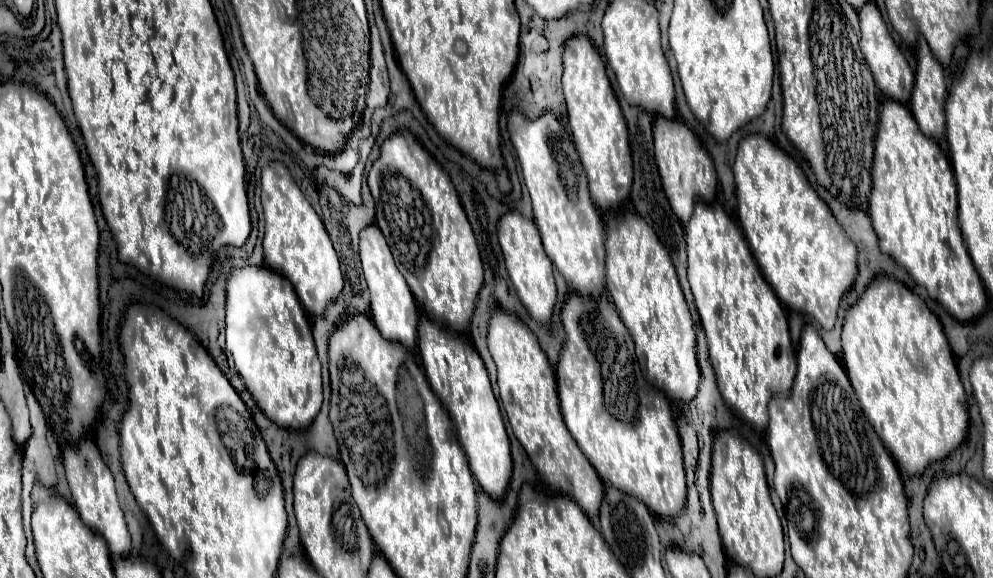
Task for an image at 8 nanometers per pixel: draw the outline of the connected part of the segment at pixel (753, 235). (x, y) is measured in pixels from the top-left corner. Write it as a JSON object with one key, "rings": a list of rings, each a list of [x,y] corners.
{"rings":[[[750,134],[740,142],[734,162],[734,178],[738,220],[766,282],[774,288],[782,304],[796,312],[810,314],[820,322],[824,330],[832,330],[836,324],[840,298],[856,280],[856,246],[846,236],[828,204],[810,186],[798,162],[774,146],[766,134]]]}

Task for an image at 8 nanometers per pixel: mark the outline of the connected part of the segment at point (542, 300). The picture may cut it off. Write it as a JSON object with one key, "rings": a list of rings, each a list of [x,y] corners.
{"rings":[[[508,212],[498,222],[498,242],[506,260],[506,270],[520,296],[520,302],[528,308],[530,316],[542,324],[548,324],[556,304],[556,286],[552,276],[552,262],[544,252],[542,238],[534,220],[526,220],[520,212]]]}

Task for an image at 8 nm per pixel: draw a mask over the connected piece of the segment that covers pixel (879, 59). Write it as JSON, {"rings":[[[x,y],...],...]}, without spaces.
{"rings":[[[868,2],[866,6],[862,6],[858,10],[858,18],[860,18],[860,28],[862,28],[862,38],[860,38],[860,48],[862,48],[862,54],[866,58],[866,64],[874,76],[874,82],[876,86],[886,94],[890,96],[892,100],[898,100],[898,102],[904,102],[908,104],[910,100],[910,92],[912,92],[912,86],[914,86],[914,72],[910,70],[904,54],[900,52],[898,44],[894,42],[890,30],[886,28],[886,22],[878,10],[878,6],[874,2]]]}

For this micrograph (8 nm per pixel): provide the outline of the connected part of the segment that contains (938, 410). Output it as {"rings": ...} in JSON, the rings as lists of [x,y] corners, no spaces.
{"rings":[[[880,274],[880,278],[870,282],[868,290],[846,312],[842,348],[848,378],[866,418],[874,426],[886,450],[896,458],[896,464],[910,476],[922,474],[930,462],[946,458],[962,444],[968,426],[968,412],[954,354],[938,318],[902,282],[886,274]]]}

